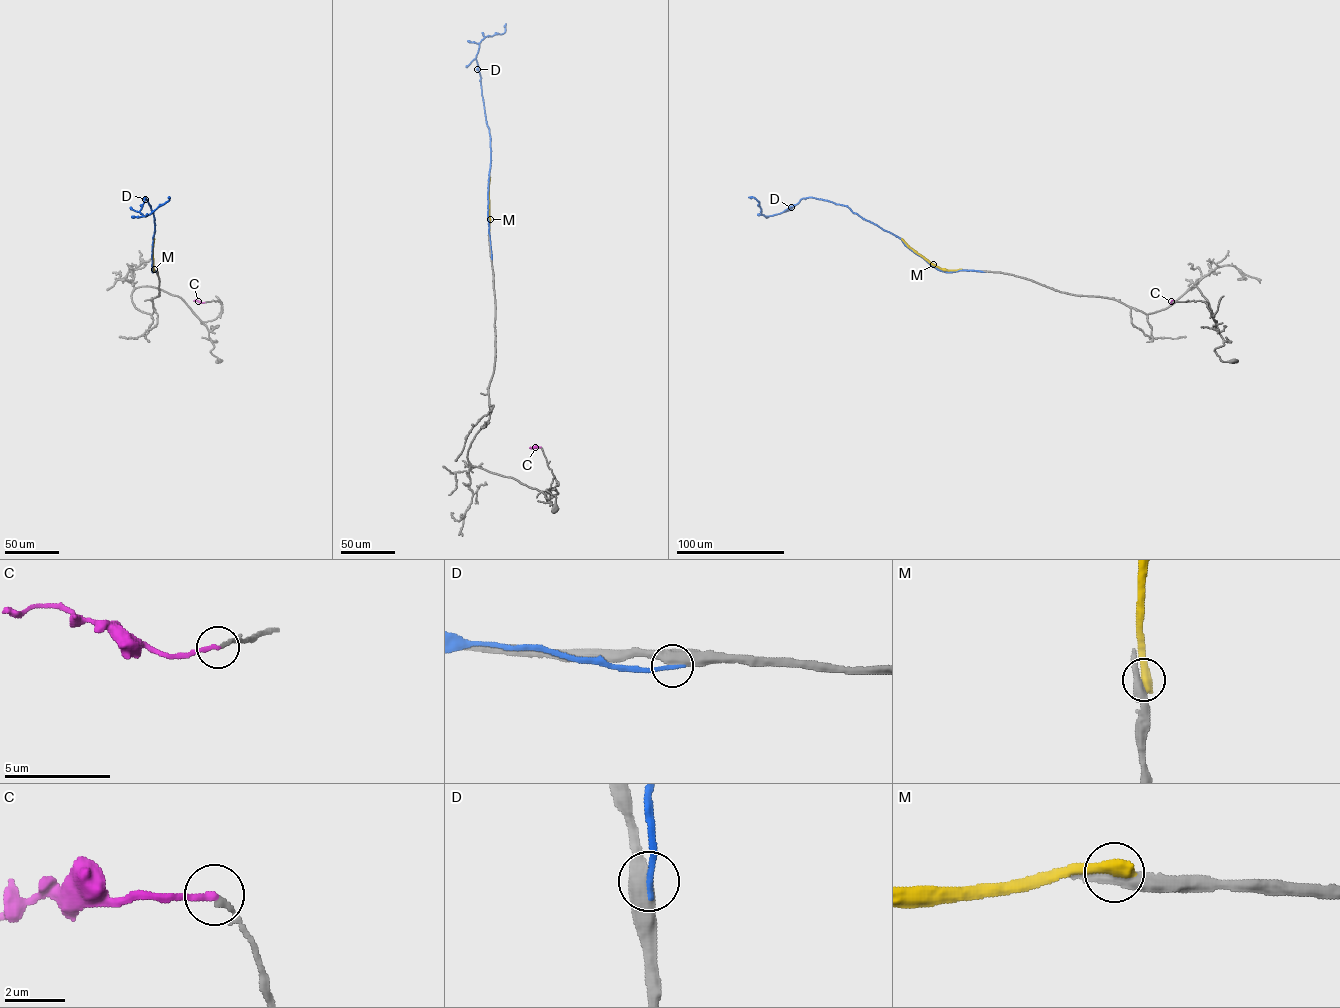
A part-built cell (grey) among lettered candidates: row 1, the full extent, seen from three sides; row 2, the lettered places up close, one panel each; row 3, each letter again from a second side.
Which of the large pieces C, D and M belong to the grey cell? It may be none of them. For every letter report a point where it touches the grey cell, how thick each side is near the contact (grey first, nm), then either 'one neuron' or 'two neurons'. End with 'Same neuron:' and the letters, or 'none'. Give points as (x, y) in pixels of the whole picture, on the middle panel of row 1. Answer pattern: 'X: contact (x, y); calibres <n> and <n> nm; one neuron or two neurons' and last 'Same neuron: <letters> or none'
C: contact (540, 447); calibres 180 and 240 nm; two neurons
D: contact (491, 259); calibres 500 and 200 nm; two neurons
M: contact (489, 236); calibres 360 and 550 nm; two neurons
Same neuron: none

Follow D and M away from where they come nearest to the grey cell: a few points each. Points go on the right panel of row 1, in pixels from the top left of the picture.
D: (984, 272), (938, 270), (901, 238), (845, 205), (802, 198), (780, 213), (765, 216), (758, 201), (748, 197)
M: (961, 269), (943, 270), (933, 265), (902, 238)

